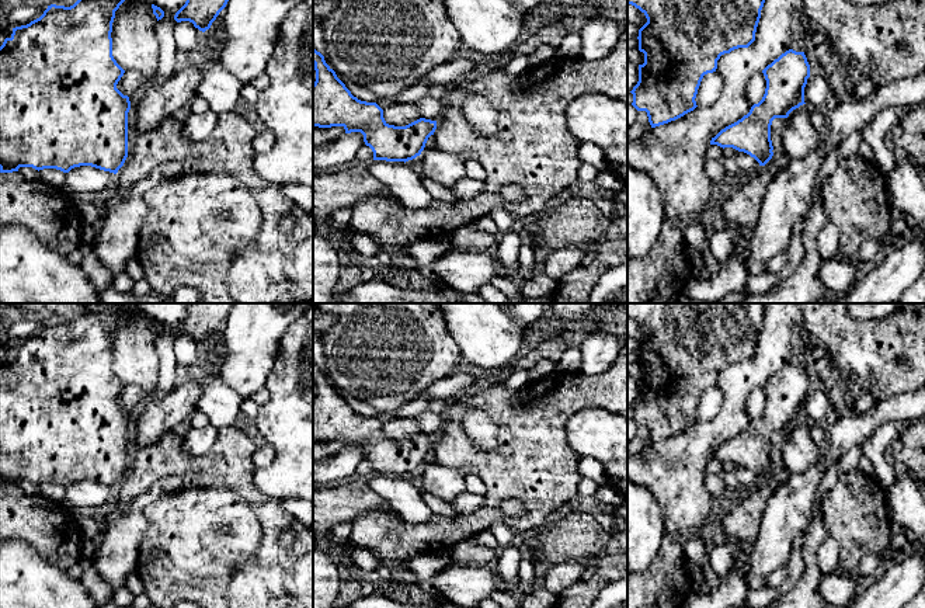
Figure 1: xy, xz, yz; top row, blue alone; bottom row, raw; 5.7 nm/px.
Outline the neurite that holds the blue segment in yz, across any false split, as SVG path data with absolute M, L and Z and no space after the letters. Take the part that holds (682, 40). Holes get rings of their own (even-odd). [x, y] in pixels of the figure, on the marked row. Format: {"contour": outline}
{"contour": "M627 0L647 18L637 37L644 63L639 65L639 81L630 93L632 105L647 112L651 128L675 121L698 107L695 98L700 81L705 74L716 72L720 56L748 48L755 41L764 3L765 0Z"}

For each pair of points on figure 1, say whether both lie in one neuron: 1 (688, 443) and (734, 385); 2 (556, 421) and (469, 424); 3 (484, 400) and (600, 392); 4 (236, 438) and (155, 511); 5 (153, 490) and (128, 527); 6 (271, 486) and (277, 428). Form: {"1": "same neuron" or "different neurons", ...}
{"1": "same neuron", "2": "different neurons", "3": "same neuron", "4": "same neuron", "5": "same neuron", "6": "same neuron"}

